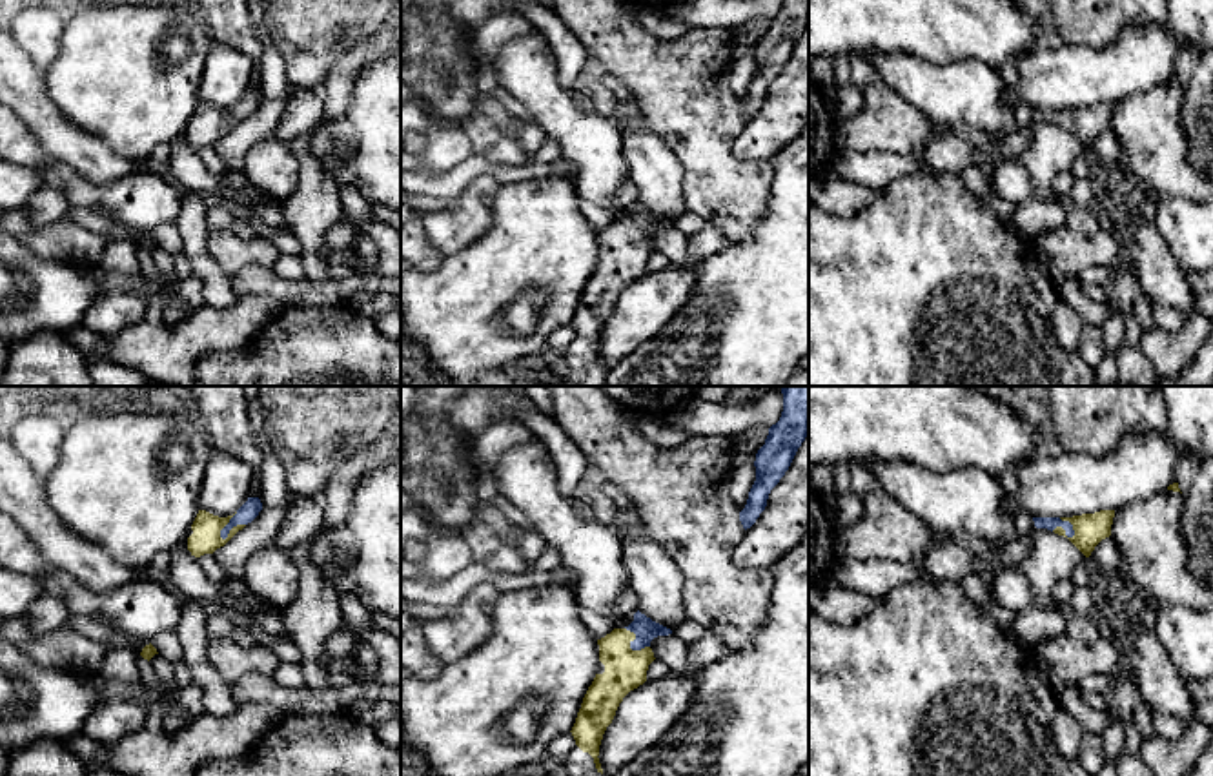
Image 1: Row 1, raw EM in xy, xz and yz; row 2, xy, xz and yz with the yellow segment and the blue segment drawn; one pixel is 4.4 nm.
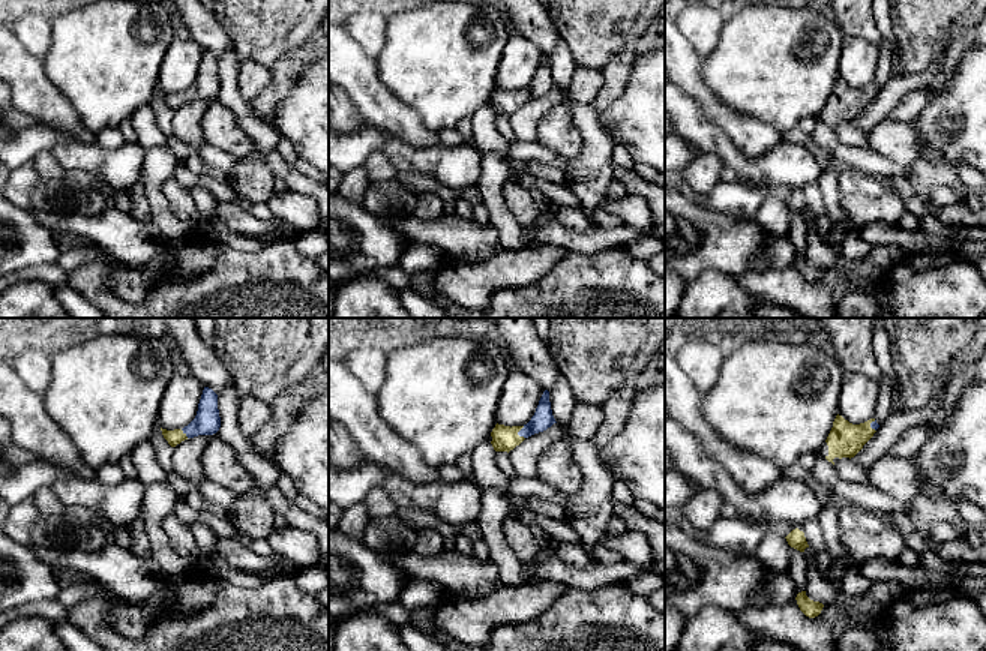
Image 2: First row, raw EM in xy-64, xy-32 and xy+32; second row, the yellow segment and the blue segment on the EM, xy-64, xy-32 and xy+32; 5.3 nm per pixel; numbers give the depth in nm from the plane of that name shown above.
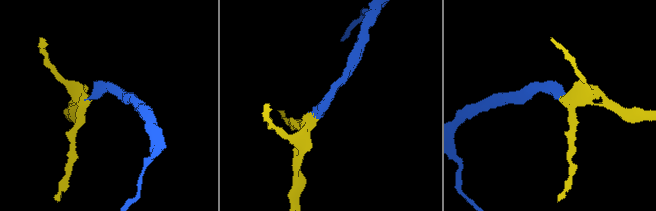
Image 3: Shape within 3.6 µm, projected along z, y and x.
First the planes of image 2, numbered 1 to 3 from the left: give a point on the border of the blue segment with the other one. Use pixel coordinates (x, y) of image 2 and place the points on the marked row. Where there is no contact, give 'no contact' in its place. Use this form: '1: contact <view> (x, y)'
1: contact xy-64 (185, 434)
2: contact xy-32 (517, 434)
3: contact xy+32 (869, 426)

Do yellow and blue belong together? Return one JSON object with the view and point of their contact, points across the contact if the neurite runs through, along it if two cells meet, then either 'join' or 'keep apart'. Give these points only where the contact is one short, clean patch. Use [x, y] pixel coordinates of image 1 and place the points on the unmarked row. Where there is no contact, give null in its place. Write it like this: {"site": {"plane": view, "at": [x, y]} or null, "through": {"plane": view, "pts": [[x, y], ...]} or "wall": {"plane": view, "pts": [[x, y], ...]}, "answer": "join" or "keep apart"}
{"site": {"plane": "xy", "at": [224, 117]}, "through": {"plane": "xy", "pts": [[206, 119], [224, 117], [235, 115], [252, 99]]}, "answer": "join"}

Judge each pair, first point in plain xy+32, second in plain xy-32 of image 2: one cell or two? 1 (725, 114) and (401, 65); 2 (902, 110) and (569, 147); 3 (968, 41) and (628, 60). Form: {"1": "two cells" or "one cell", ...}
{"1": "two cells", "2": "two cells", "3": "one cell"}

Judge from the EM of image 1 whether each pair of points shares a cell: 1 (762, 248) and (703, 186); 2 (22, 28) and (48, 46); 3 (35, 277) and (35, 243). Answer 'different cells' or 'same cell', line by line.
1: different cells
2: same cell
3: different cells

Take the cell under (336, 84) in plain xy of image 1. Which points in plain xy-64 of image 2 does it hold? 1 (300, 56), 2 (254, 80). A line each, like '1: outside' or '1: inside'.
1: inside
2: outside

